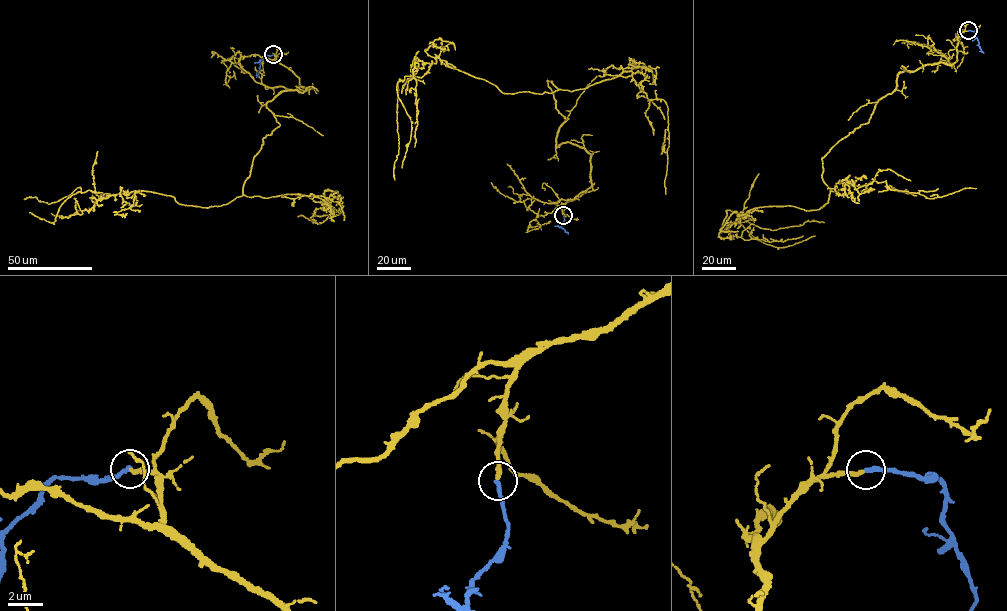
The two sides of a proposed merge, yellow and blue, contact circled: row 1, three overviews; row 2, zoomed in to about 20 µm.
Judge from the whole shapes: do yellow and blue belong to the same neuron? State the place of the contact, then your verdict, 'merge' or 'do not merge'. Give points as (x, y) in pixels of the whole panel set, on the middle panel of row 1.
(563, 215) | merge

